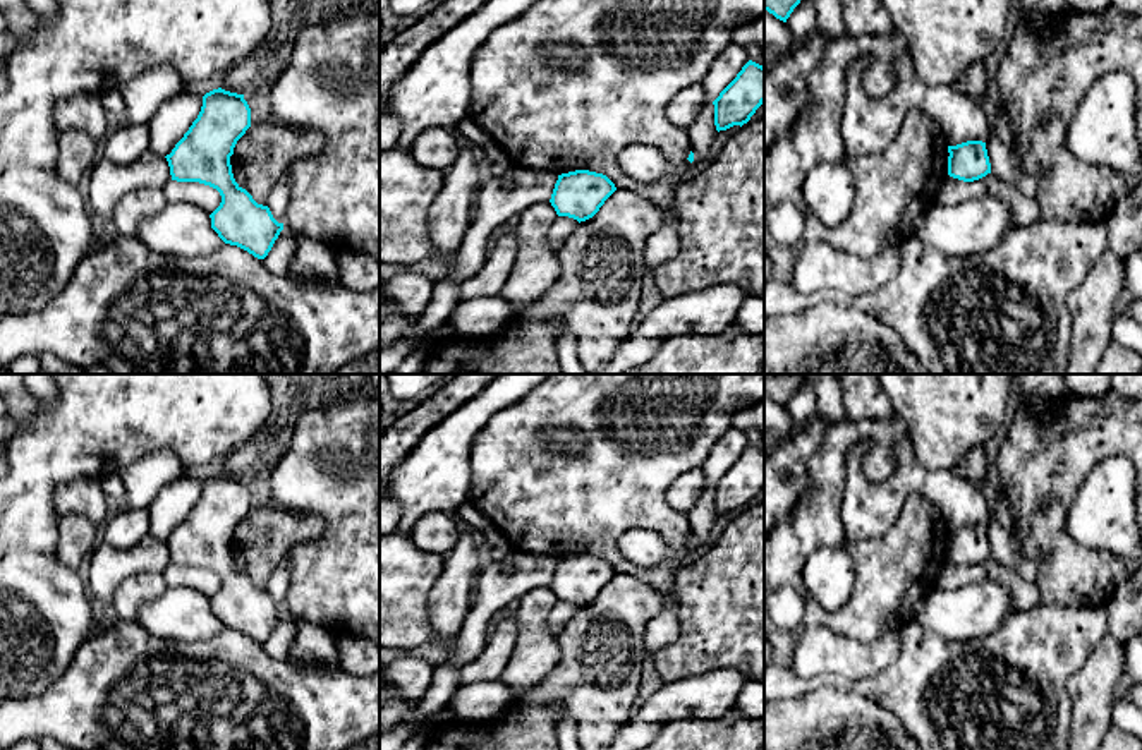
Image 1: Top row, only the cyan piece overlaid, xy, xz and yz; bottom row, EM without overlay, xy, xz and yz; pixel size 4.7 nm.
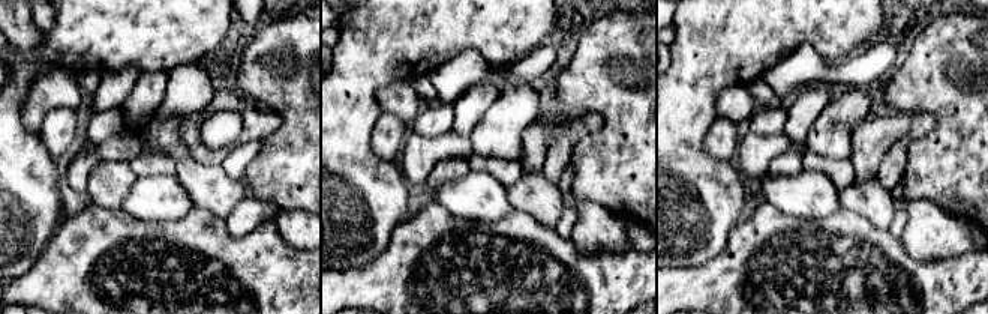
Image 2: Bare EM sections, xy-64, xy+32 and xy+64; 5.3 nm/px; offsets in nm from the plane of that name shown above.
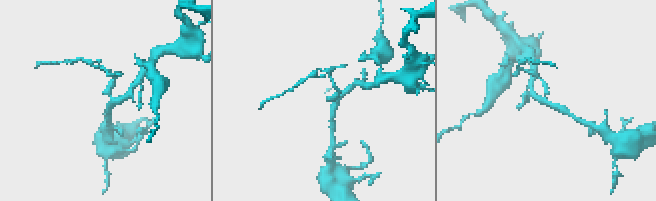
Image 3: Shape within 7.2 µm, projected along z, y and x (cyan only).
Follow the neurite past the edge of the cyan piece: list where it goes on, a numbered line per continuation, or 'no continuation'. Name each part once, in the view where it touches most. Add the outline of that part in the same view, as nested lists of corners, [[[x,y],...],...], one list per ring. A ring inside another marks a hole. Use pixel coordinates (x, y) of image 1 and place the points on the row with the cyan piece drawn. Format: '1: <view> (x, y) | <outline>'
no continuation

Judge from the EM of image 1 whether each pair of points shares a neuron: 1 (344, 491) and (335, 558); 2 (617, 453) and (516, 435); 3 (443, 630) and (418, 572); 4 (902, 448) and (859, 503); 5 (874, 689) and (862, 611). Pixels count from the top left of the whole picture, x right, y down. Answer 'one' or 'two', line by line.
1: one
2: one
3: two
4: one
5: two

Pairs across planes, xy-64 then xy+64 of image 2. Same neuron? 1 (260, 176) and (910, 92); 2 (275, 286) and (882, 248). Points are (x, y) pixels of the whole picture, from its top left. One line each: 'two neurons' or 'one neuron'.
1: one neuron
2: one neuron

